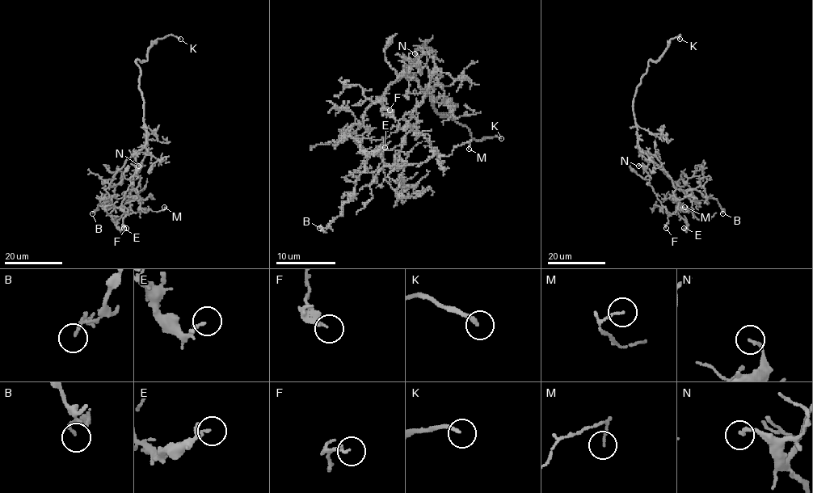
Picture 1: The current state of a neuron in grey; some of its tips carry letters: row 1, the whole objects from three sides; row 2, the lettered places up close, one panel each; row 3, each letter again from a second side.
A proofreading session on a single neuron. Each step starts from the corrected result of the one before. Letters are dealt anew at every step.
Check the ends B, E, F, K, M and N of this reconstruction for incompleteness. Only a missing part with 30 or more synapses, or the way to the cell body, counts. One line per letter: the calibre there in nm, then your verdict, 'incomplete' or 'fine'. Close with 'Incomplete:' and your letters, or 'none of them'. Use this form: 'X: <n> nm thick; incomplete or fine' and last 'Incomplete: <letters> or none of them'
B: 110 nm thick; fine
E: 120 nm thick; fine
F: 140 nm thick; fine
K: 180 nm thick; incomplete
M: 110 nm thick; fine
N: 160 nm thick; fine
Incomplete: K

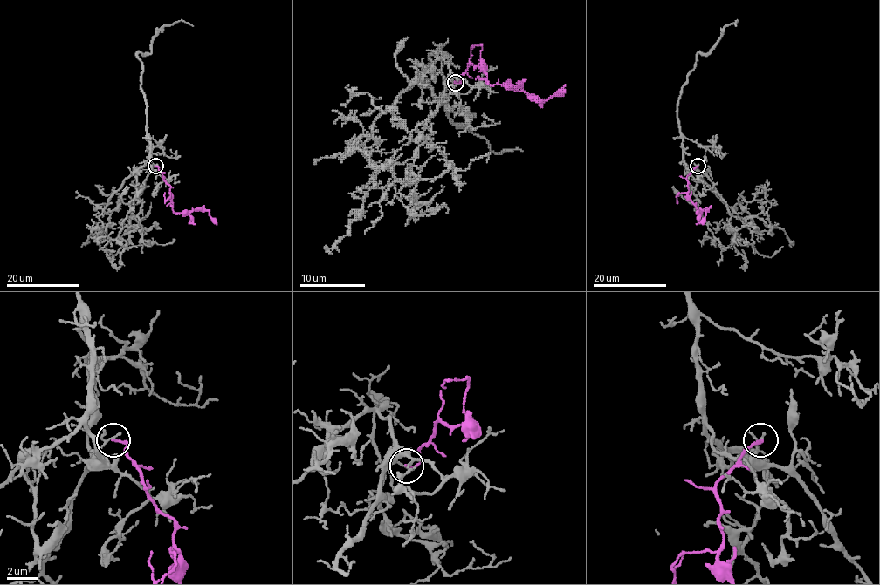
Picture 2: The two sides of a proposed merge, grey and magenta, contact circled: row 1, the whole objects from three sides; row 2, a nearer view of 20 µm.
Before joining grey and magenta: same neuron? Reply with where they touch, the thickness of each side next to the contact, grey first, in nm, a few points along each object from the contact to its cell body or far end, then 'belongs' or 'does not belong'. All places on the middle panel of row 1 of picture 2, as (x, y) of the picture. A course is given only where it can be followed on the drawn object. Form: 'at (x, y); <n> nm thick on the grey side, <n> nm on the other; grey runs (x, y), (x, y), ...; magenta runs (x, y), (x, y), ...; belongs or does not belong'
at (456, 82); 110 nm thick on the grey side, 150 nm on the other; grey runs (456, 83), (440, 47), (429, 55), (433, 76), (423, 81), (448, 105), (448, 117), (495, 153), (523, 151); magenta runs (456, 83), (461, 79), (469, 63), (484, 64), (487, 81), (491, 85), (506, 85), (547, 98), (565, 91); does not belong

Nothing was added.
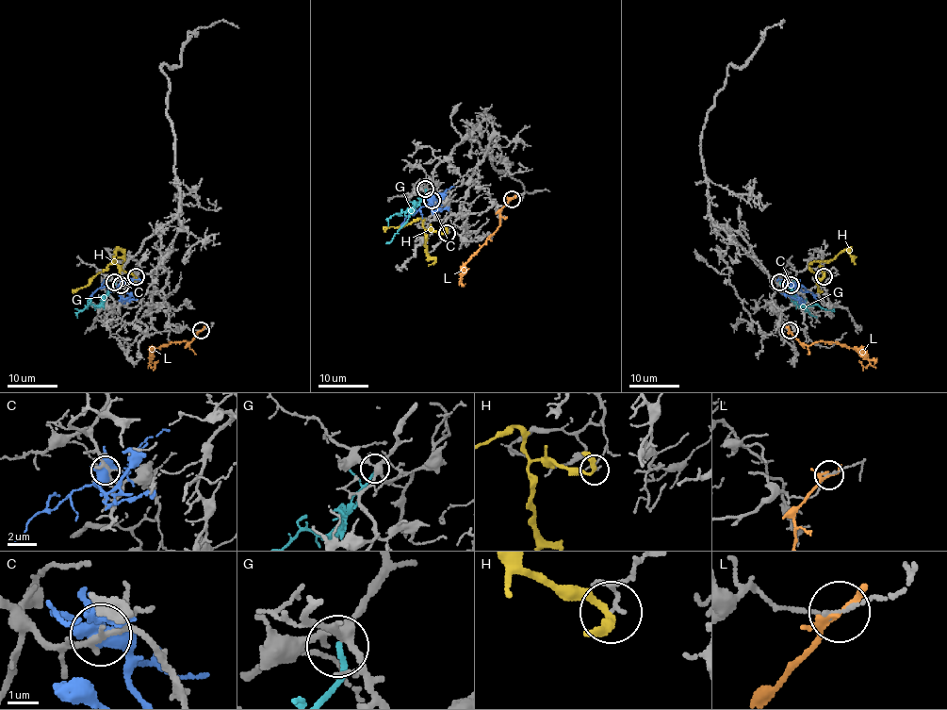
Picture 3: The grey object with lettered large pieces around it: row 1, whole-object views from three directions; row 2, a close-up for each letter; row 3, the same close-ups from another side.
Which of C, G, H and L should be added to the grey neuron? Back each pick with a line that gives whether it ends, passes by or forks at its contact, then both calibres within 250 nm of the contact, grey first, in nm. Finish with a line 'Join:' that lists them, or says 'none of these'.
G: it ends there; 320 nm thick on the grey side, 180 nm on the other
Join: G

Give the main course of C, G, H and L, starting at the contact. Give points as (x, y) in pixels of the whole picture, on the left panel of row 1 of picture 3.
C: (122, 285), (115, 289), (100, 287), (89, 298)
G: (114, 282), (97, 305), (74, 308)
H: (137, 277), (127, 274), (111, 262), (86, 286), (72, 292)
L: (201, 330), (189, 345), (187, 341), (170, 342), (155, 348), (149, 363), (153, 367), (158, 360)

